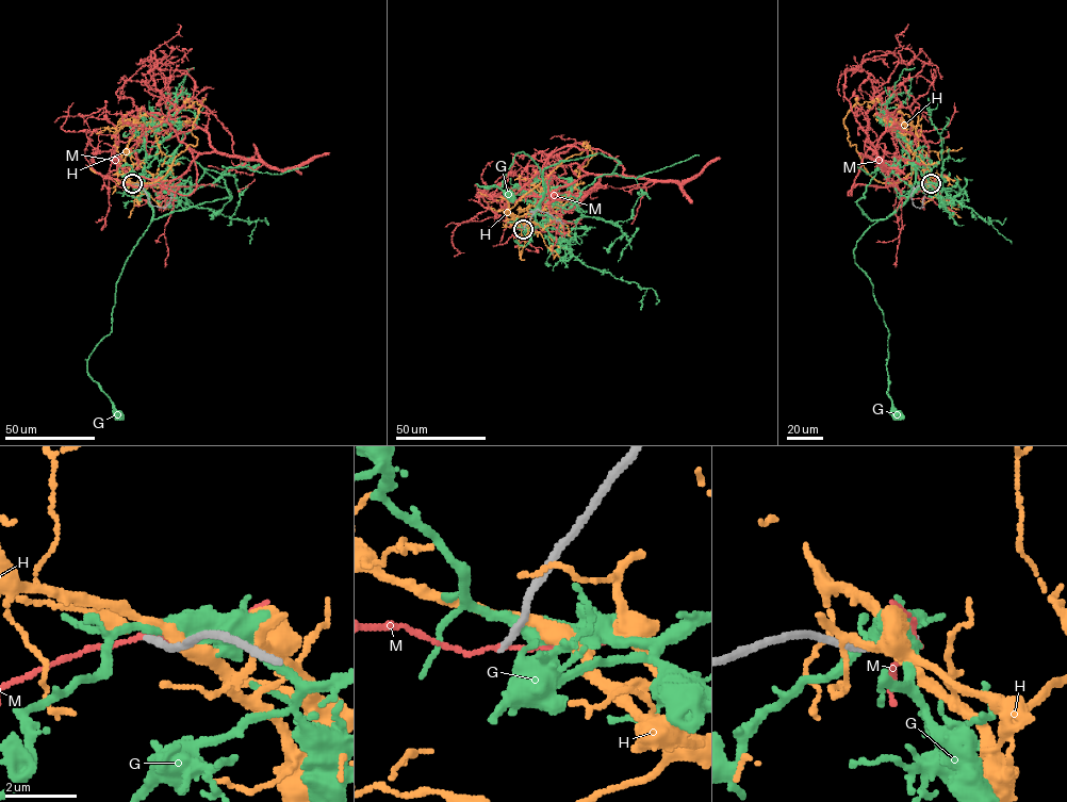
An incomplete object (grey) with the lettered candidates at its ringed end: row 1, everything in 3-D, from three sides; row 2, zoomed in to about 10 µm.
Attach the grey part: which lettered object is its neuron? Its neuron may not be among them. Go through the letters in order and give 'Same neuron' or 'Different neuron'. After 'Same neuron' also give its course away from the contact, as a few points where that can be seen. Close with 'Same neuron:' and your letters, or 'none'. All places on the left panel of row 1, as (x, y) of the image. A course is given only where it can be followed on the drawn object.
G: Different neuron
H: Different neuron
M: Different neuron
Same neuron: none

